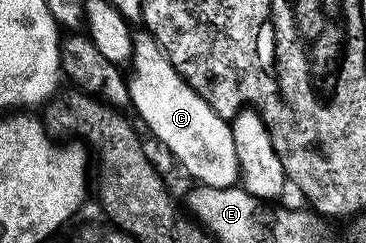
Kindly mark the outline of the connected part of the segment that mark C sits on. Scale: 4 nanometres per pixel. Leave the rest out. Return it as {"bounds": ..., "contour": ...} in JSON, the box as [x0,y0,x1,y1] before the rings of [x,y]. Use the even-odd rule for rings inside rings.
{"bounds":[127,33,241,188],"contour":[[[140,33],[133,34],[133,75],[127,78],[131,110],[141,117],[140,125],[145,125],[175,157],[186,154],[189,158],[183,159],[181,166],[200,185],[215,188],[234,185],[241,177],[241,166],[230,123],[188,86],[153,35]]]}

